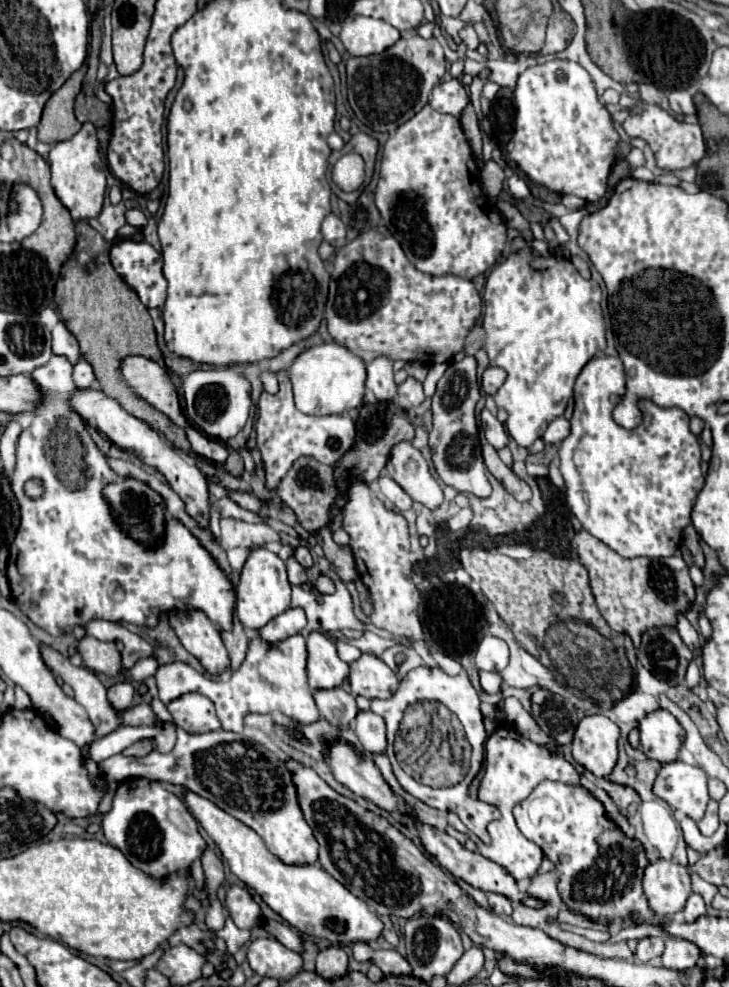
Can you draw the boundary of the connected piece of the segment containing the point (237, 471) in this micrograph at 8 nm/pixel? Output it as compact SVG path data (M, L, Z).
M228 448L228 472L234 474L234 476L240 476L242 470L244 470L244 462L242 462L242 456L234 450L234 448Z

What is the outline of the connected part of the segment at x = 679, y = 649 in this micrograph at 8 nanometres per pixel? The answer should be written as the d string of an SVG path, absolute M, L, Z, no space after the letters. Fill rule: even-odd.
M660 626L642 634L640 662L658 680L664 680L668 684L684 682L684 674L692 658L692 650L682 642L674 626Z

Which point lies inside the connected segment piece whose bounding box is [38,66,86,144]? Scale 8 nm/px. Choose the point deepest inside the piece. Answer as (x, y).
(58, 123)

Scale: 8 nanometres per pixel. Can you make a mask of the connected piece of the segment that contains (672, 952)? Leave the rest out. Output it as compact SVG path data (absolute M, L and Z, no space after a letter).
M668 938L662 954L662 964L670 970L688 970L698 964L700 950L696 944L680 938Z

